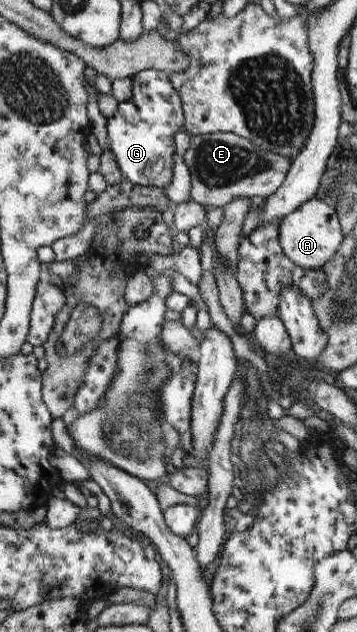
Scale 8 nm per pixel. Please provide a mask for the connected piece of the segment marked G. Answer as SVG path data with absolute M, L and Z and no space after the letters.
M148 69L131 76L130 100L121 102L111 119L107 120L110 151L131 184L146 187L165 187L172 183L174 134L184 130L184 106L180 93L174 88L169 73Z

